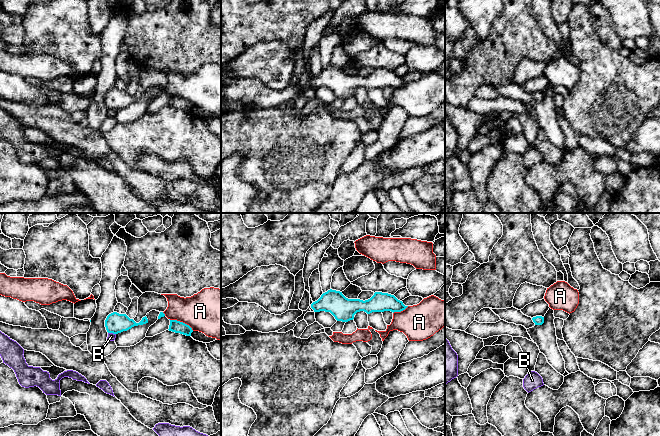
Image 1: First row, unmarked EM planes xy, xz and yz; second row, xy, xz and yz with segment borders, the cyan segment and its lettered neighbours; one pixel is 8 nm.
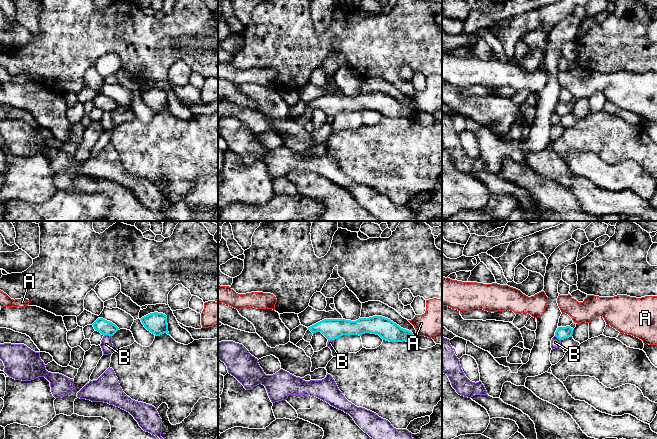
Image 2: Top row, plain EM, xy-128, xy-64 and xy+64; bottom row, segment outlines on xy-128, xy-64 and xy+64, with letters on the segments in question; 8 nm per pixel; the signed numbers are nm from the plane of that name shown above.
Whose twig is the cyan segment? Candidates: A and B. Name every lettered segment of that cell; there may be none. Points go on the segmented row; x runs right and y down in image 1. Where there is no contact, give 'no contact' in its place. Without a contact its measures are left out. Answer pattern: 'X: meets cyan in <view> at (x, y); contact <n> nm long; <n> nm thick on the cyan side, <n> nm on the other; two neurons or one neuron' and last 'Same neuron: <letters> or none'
A: meets cyan in xy at (181, 322); contact 220 nm long; 100 nm thick on the cyan side, 360 nm on the other; two neurons
B: meets cyan in xy at (112, 332); contact 70 nm long; 170 nm thick on the cyan side, 60 nm on the other; two neurons
Same neuron: none

